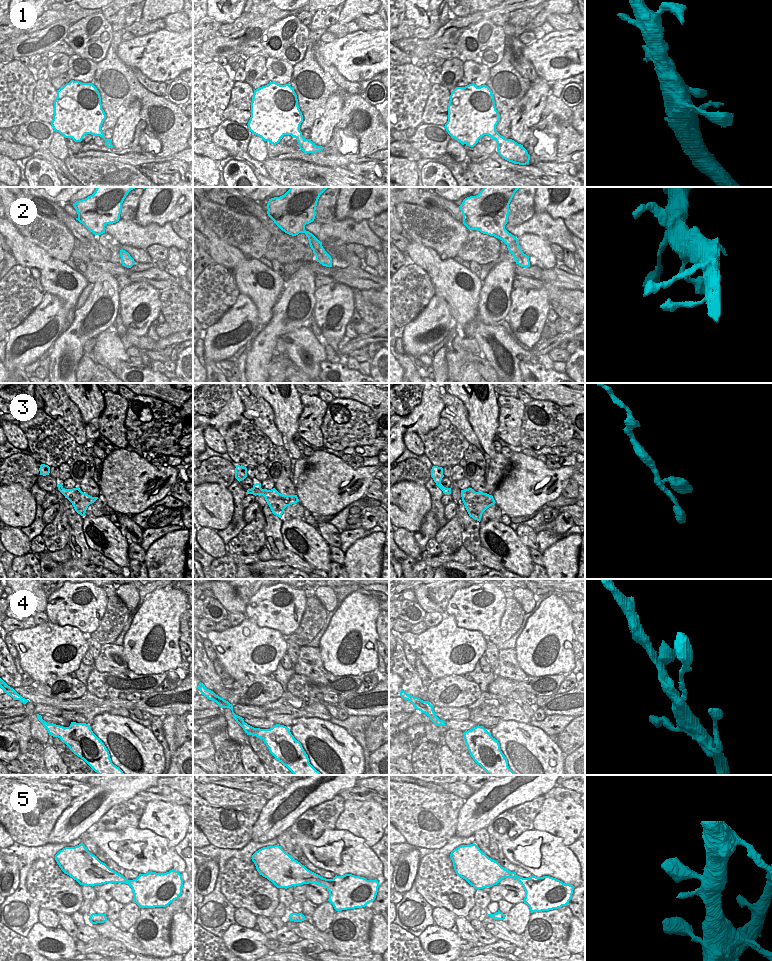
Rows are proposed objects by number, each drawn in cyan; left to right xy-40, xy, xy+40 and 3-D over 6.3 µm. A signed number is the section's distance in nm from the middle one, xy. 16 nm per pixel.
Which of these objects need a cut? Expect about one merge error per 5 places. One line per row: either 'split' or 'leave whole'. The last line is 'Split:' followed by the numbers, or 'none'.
1: leave whole
2: leave whole
3: leave whole
4: leave whole
5: leave whole
Split: none

